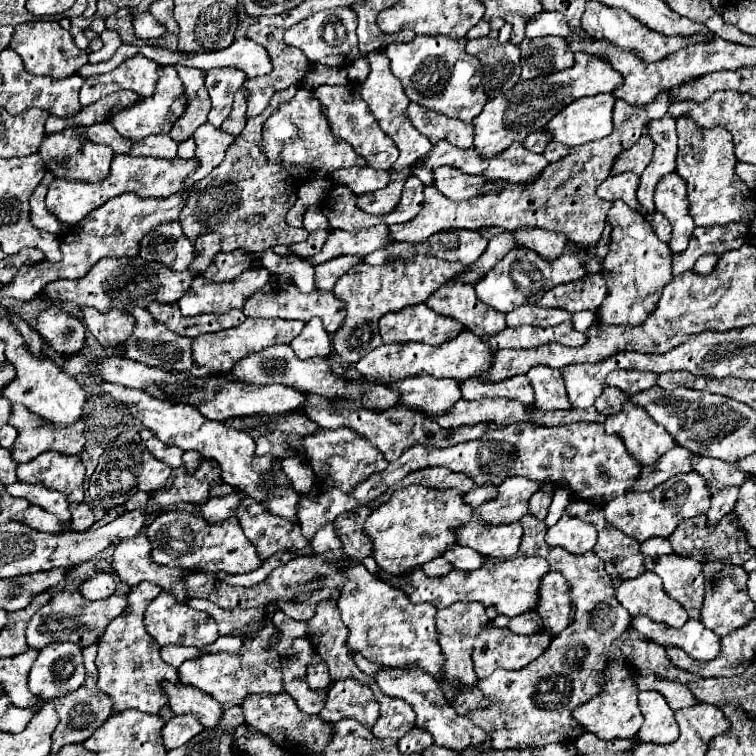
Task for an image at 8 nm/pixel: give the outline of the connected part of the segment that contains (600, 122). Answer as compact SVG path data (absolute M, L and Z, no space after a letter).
M612 94L578 98L576 102L564 106L564 110L560 110L560 114L556 114L544 130L552 134L554 142L568 148L600 140L612 132L614 100L616 98Z

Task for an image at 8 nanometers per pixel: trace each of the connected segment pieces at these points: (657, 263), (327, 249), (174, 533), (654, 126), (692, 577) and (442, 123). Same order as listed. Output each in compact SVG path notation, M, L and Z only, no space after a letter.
M620 200L612 202L606 222L612 226L610 252L602 264L602 276L606 280L608 294L598 308L598 320L604 324L638 326L654 310L664 284L672 280L672 250L668 250L668 246L656 238L648 218L640 218L636 210Z
M378 224L360 232L344 232L344 230L330 230L322 250L312 256L312 264L326 262L330 258L342 256L342 254L352 254L352 256L368 256L374 250L382 250L384 246L390 246L392 240L388 238L388 226Z
M166 510L160 512L148 528L148 538L152 542L152 560L164 566L184 568L184 570L202 570L202 572L228 572L228 574L246 574L262 566L260 554L252 542L244 536L240 522L228 518L224 522L204 522L200 514L186 510Z
M664 114L664 118L652 120L646 124L646 134L654 142L654 154L652 162L646 166L646 170L640 176L640 186L638 186L638 200L642 204L640 214L648 216L654 214L654 186L656 182L676 170L676 152L678 152L678 138L676 138L676 118L670 114Z
M678 554L646 558L644 566L656 572L664 582L664 592L680 602L690 618L700 620L700 608L704 600L704 576L702 562L692 558L680 558Z
M416 102L408 106L408 118L412 126L422 132L430 142L448 140L458 148L472 148L474 126L470 122L460 122L456 118L448 118L440 112L428 110Z

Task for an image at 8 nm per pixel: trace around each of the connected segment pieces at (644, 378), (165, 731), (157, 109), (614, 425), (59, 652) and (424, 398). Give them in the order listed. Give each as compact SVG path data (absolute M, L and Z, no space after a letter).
M614 370L606 378L606 386L616 386L626 394L636 394L656 386L658 374L648 374L640 370Z
M172 716L162 728L162 744L166 750L186 744L202 730L202 724L194 716Z
M162 66L162 68L158 68L158 84L156 84L154 94L148 98L140 98L140 102L136 102L134 106L124 108L118 114L114 114L110 118L110 124L114 126L116 132L120 132L122 138L128 138L130 142L138 142L150 134L170 132L174 122L184 112L184 106L186 106L186 98L182 94L182 84L180 84L180 78L178 78L174 66Z
M626 402L618 414L606 418L604 428L608 434L618 434L628 452L640 462L640 466L656 466L660 456L676 446L672 434L656 424L642 406Z
M54 642L38 652L28 676L32 694L52 700L74 692L84 682L82 648L74 642Z
M418 374L400 382L392 382L390 388L402 392L402 404L414 406L426 414L448 414L448 410L452 410L452 406L462 398L456 380L432 378L428 374Z

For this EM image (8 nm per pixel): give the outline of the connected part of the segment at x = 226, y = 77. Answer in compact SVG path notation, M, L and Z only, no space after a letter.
M214 68L206 72L206 90L212 98L208 122L220 128L222 120L230 114L234 92L246 82L246 74L236 68Z

